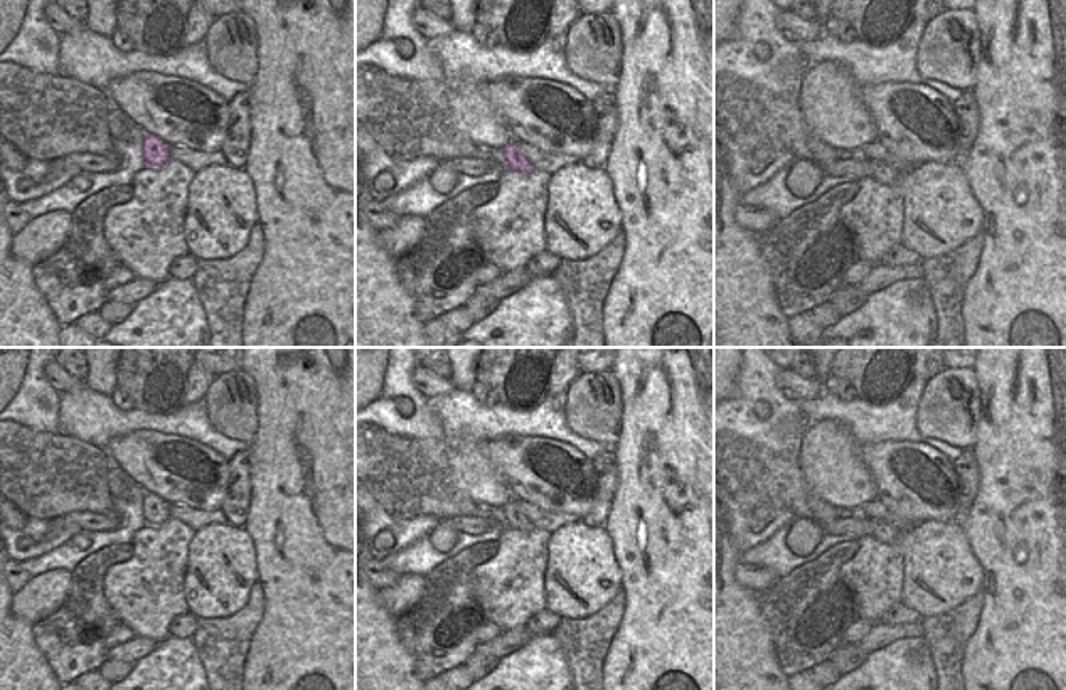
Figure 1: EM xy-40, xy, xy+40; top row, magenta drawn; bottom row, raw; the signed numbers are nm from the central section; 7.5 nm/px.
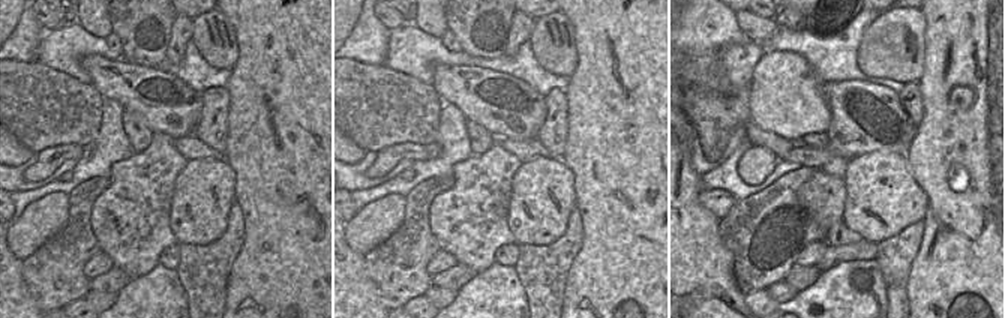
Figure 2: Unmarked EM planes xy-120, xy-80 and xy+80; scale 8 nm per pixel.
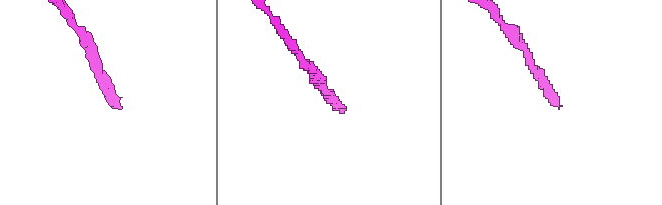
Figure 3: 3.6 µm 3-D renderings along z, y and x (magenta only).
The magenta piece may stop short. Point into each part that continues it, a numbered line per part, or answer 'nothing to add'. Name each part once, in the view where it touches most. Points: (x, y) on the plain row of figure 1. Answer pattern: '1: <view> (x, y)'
1: xy+40 (885, 533)

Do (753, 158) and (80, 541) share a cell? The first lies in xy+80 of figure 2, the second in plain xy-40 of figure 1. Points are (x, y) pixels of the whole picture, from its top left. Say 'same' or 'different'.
same

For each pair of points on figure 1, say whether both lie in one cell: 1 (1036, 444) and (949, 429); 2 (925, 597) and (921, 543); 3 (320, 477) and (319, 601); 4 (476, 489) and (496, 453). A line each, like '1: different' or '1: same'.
1: different
2: same
3: same
4: different

